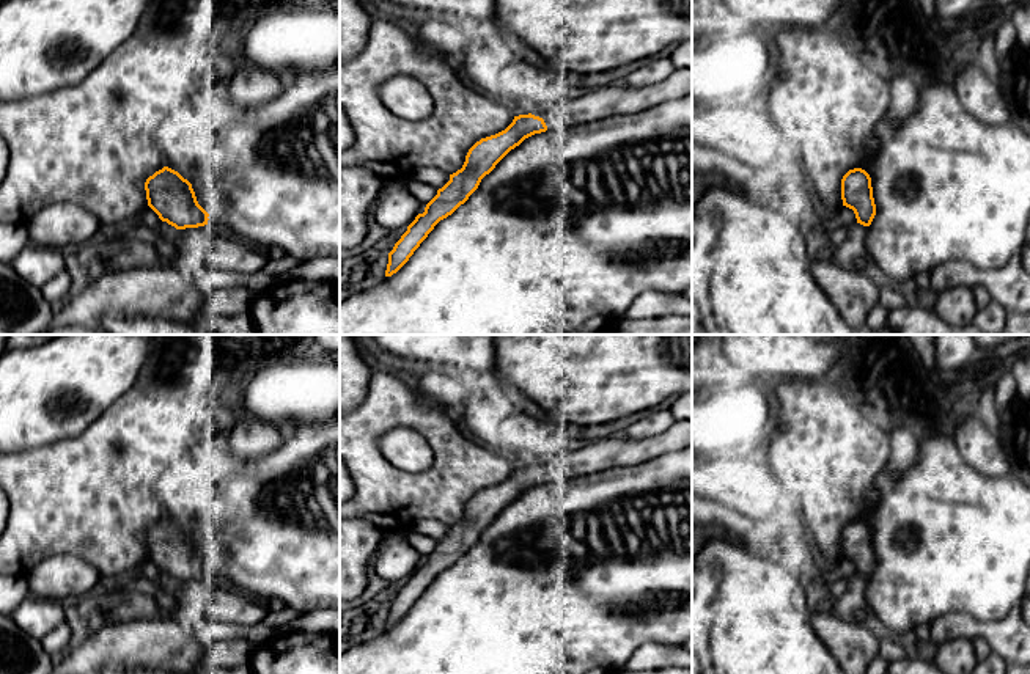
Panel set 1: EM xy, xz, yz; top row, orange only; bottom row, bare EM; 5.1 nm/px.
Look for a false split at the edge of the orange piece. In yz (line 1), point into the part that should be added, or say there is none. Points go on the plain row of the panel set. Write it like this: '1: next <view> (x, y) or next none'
1: next none

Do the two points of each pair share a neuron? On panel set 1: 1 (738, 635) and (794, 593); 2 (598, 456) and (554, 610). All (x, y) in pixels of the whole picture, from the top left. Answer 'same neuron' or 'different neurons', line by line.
1: same neuron
2: different neurons

